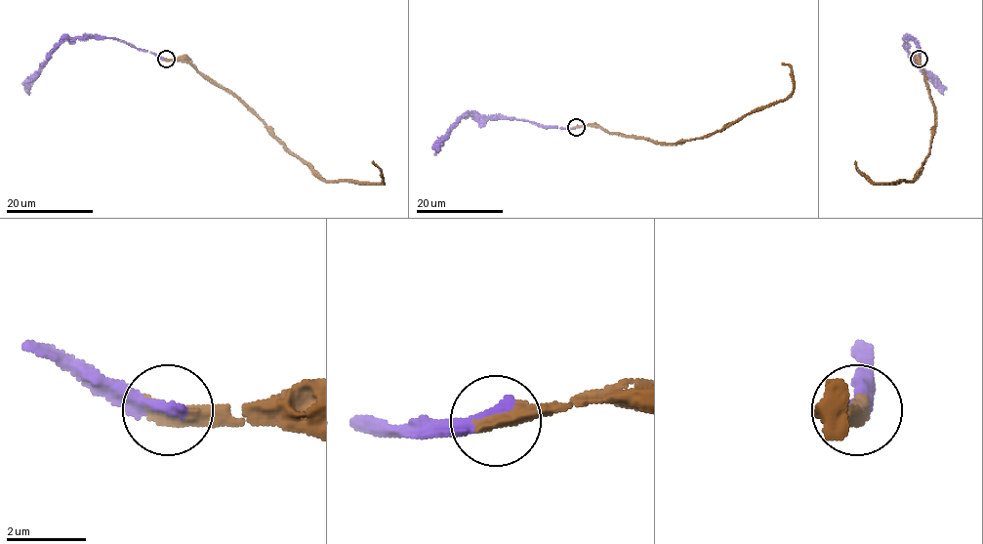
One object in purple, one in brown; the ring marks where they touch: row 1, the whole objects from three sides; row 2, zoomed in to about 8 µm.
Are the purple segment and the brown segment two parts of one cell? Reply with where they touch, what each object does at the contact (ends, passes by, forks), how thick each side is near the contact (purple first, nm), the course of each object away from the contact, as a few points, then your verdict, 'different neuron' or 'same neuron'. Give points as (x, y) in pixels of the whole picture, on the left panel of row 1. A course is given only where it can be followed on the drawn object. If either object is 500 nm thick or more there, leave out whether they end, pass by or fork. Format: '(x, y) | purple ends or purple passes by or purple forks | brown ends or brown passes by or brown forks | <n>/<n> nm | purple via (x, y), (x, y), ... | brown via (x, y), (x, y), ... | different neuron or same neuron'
(166, 59) | purple ends | brown ends | 360/480 nm | purple via (166, 59), (111, 38), (64, 38), (30, 86), (28, 95) | brown via (166, 59), (188, 61), (199, 71), (233, 93), (294, 153), (326, 180), (382, 184), (383, 177), (373, 161) | same neuron

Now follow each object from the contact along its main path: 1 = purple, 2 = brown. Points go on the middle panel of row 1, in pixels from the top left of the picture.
1: (576, 127), (545, 128), (521, 120), (474, 119), (465, 115), (440, 143), (438, 151)
2: (576, 128), (598, 125), (662, 143), (704, 138), (782, 102), (792, 92), (793, 80), (783, 63)

